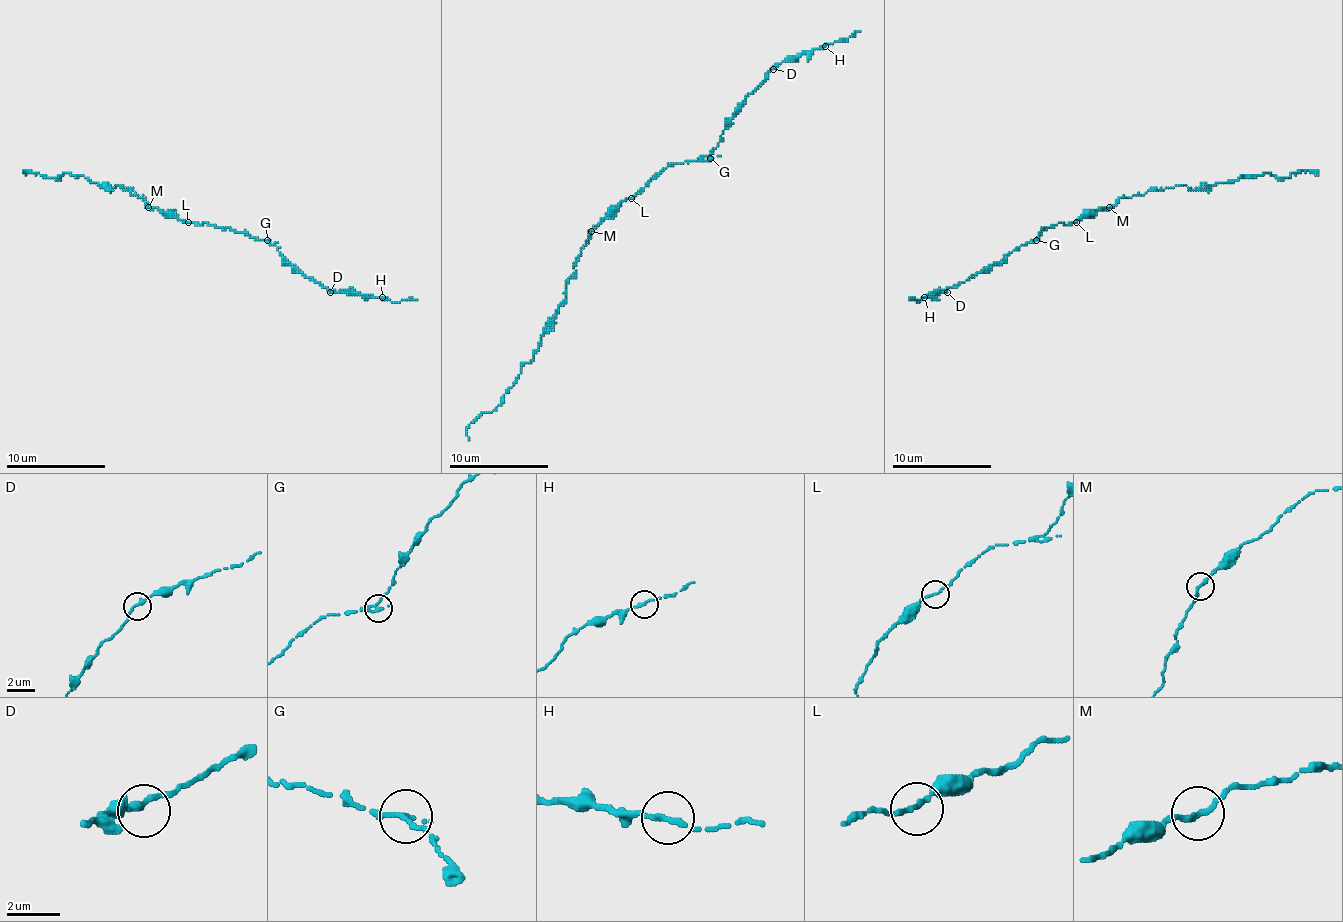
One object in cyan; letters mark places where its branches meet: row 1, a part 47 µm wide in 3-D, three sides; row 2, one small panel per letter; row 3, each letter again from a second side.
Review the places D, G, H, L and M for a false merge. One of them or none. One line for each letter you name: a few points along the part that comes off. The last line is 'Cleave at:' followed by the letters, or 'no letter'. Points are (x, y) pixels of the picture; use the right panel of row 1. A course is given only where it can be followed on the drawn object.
Cleave at: no letter

